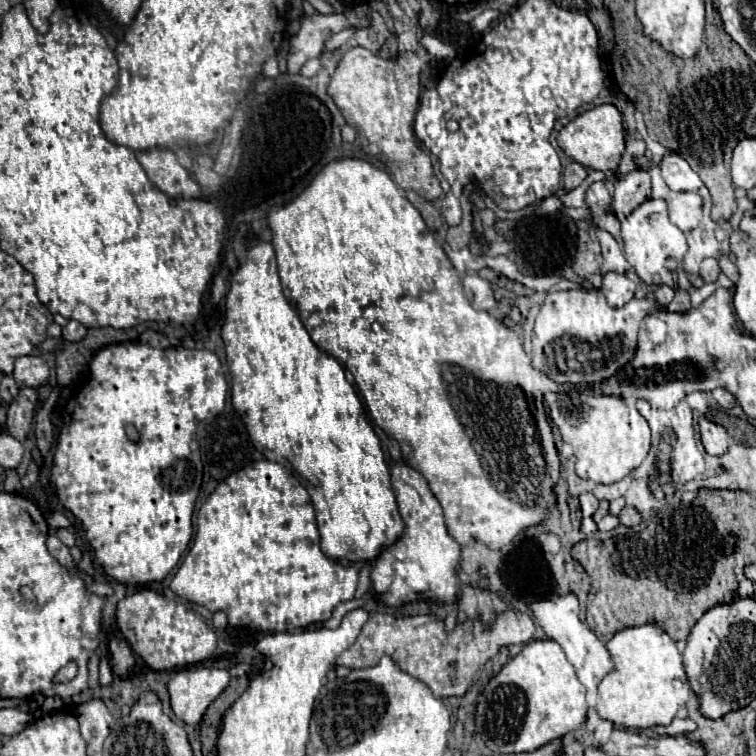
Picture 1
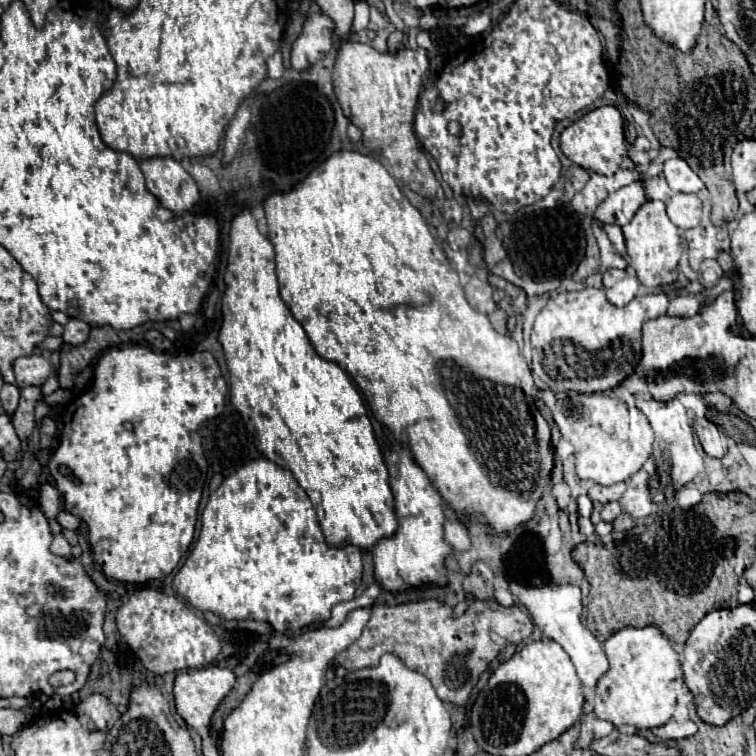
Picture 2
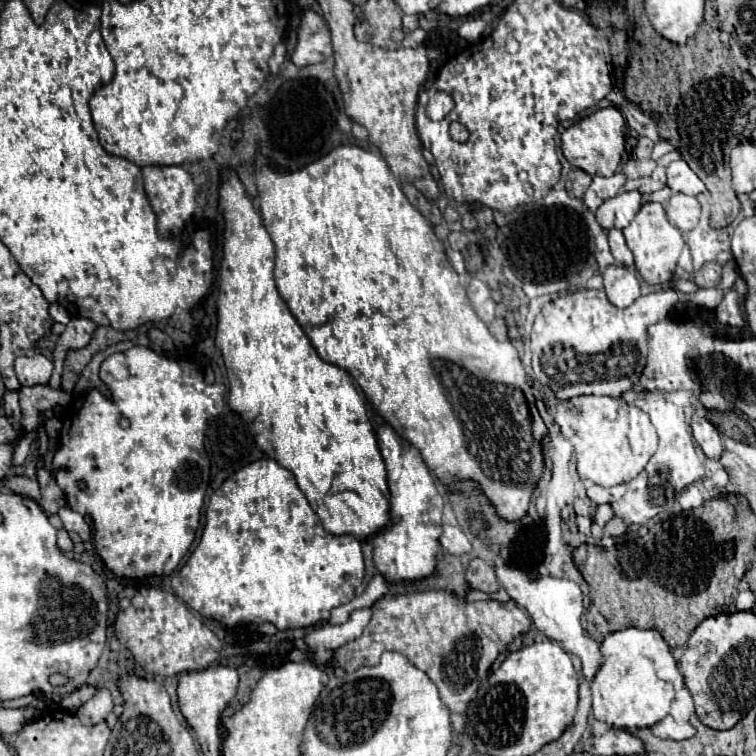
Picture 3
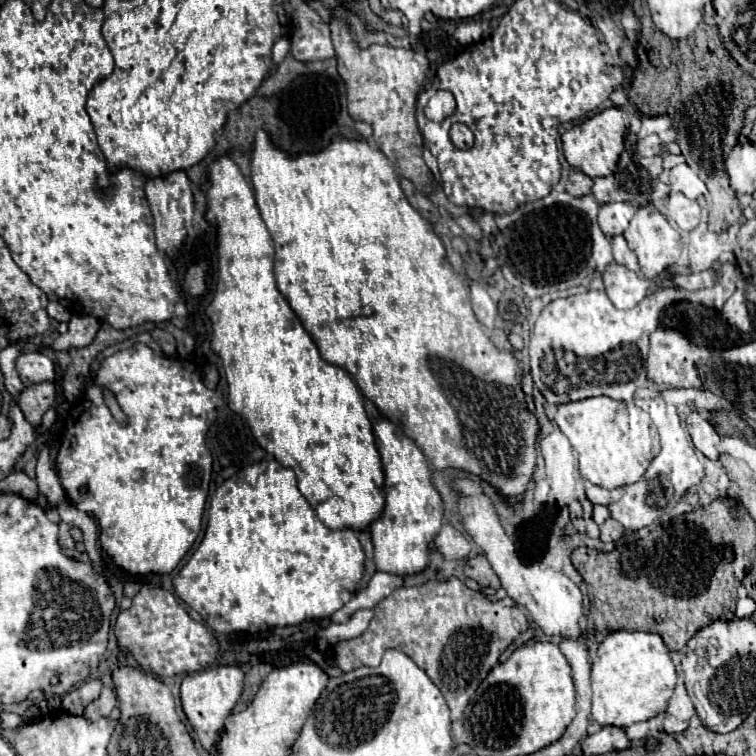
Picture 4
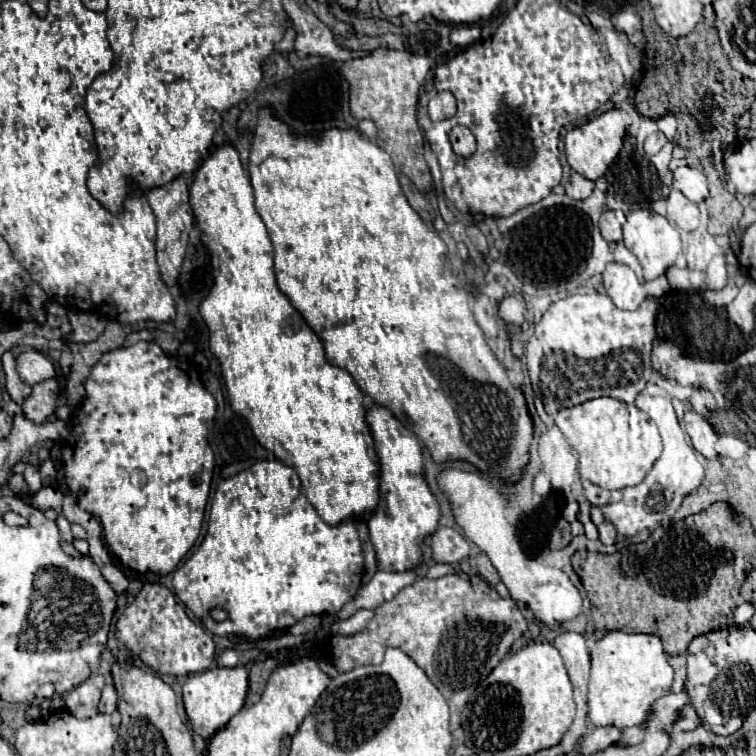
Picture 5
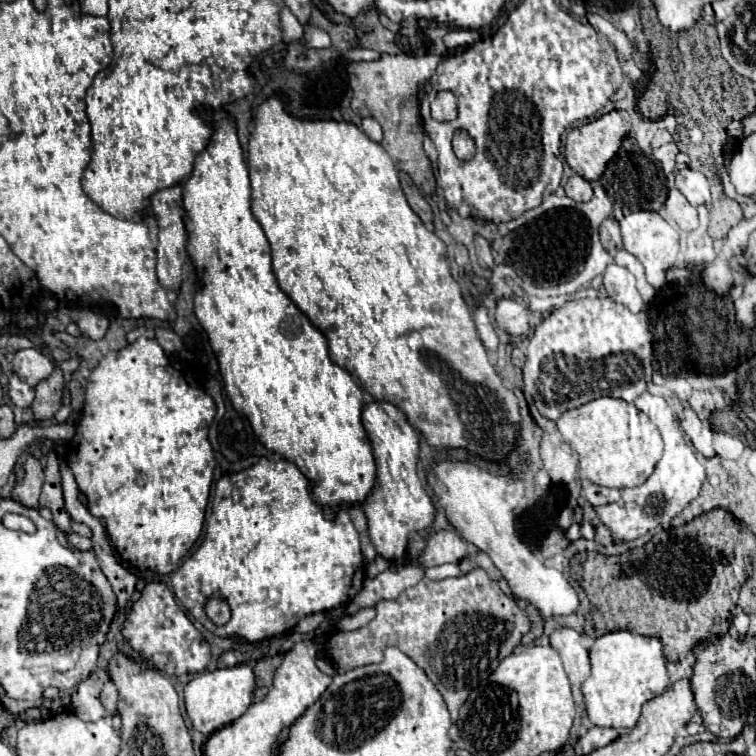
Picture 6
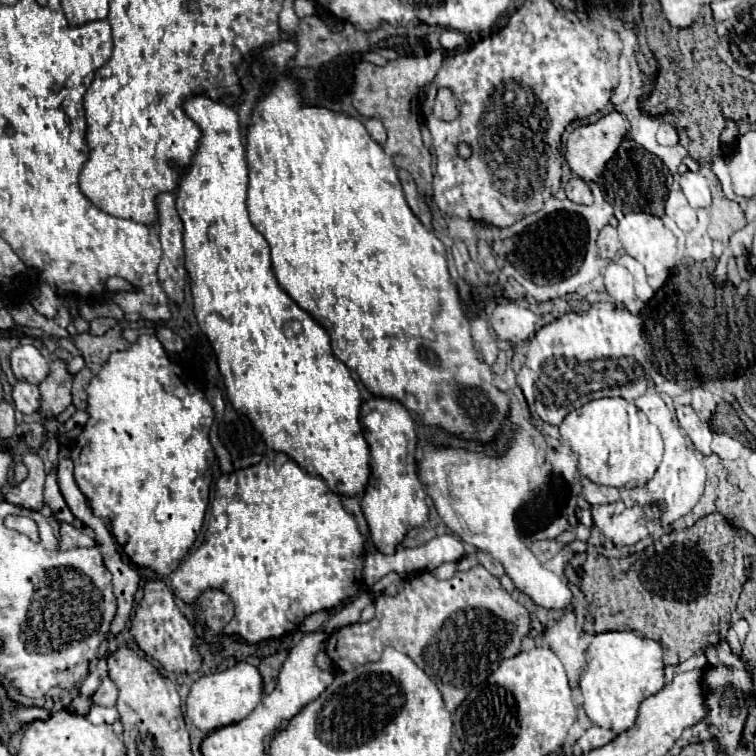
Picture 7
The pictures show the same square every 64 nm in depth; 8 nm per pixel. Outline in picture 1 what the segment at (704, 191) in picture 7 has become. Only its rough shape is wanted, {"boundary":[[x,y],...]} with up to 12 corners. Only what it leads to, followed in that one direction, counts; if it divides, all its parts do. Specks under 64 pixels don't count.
{"boundary":[[678,154],[660,162],[662,178],[676,192],[698,190],[700,176]]}

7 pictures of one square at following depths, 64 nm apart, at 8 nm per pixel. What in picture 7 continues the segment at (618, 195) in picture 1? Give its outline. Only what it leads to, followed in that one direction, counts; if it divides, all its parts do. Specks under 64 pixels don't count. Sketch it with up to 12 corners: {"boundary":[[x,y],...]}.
{"boundary":[[604,226],[598,236],[598,252],[616,258],[622,242],[614,226]]}

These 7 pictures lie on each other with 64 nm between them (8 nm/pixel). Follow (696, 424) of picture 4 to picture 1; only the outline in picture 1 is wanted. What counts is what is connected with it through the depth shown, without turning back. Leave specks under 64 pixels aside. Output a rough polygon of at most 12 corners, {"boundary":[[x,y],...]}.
{"boundary":[[700,418],[704,450],[722,456],[728,450],[730,436],[724,426]]}

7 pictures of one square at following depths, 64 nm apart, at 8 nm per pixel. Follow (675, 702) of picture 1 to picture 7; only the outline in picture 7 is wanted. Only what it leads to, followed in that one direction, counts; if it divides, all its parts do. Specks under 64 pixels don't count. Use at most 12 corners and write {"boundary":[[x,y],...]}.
{"boundary":[[596,634],[580,676],[592,724],[632,728],[664,688],[660,642]]}

